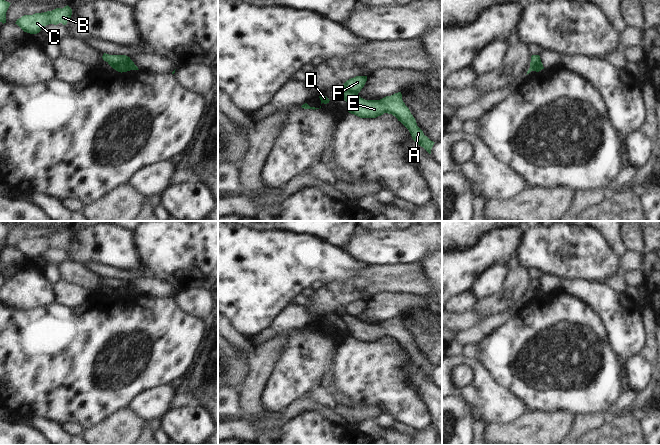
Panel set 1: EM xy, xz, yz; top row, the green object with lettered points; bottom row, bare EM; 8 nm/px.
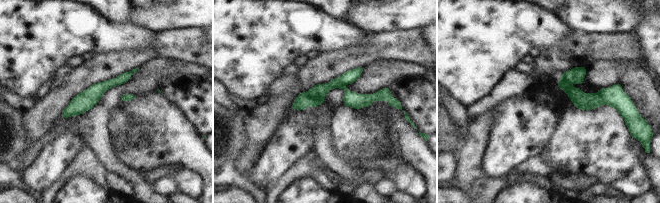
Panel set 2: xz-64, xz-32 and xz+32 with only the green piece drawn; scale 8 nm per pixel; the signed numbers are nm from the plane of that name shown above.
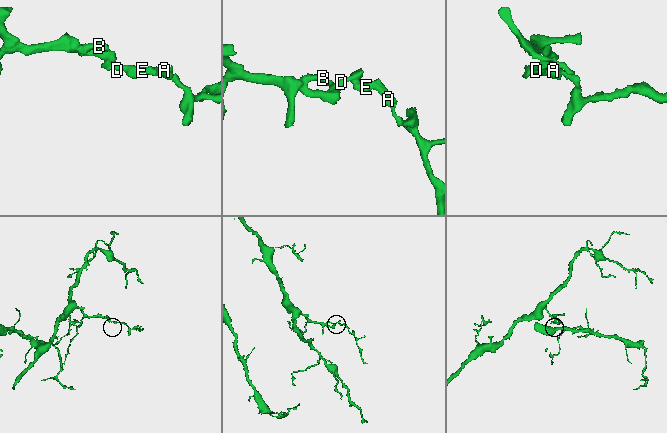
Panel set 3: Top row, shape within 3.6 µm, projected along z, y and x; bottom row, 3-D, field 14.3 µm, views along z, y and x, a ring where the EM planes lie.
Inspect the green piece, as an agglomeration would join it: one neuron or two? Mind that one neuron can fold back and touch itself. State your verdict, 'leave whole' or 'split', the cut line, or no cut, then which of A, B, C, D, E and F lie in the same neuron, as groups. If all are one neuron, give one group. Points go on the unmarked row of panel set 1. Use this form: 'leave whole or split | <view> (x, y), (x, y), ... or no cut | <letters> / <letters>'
split | xz (357, 316), (342, 315), (338, 319) | A E / B C D F

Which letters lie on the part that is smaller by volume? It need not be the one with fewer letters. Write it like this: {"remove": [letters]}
{"remove": ["A", "E"]}

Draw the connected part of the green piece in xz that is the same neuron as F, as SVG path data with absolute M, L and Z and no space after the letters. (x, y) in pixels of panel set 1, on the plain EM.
M356 300L347 304L340 312L334 315L339 320L342 315L359 317L367 305L367 300Z

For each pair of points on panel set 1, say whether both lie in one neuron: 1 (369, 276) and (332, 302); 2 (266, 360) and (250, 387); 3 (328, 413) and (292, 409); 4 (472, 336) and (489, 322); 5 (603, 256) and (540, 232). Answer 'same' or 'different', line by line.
1: same
2: same
3: same
4: same
5: same

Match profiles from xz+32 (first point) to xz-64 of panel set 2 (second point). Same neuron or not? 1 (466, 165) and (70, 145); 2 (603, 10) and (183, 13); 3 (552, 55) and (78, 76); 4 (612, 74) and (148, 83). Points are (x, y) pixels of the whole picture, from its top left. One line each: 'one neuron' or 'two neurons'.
1: two neurons
2: one neuron
3: one neuron
4: one neuron

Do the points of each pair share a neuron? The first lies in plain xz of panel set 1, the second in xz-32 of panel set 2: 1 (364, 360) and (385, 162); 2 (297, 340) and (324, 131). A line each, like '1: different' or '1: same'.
1: same
2: different

